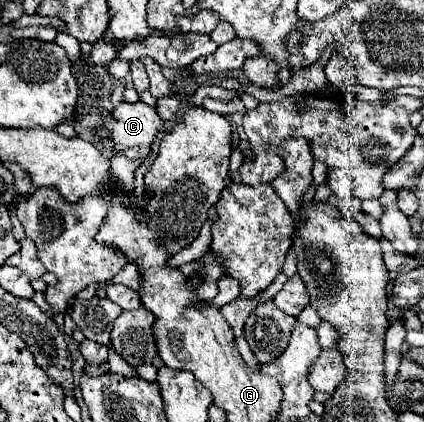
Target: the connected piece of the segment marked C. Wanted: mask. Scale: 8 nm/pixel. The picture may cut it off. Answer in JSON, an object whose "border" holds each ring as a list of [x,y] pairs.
{"border":[[[145,102],[119,104],[105,126],[115,148],[127,158],[145,158],[157,136],[165,132],[165,122]]]}

